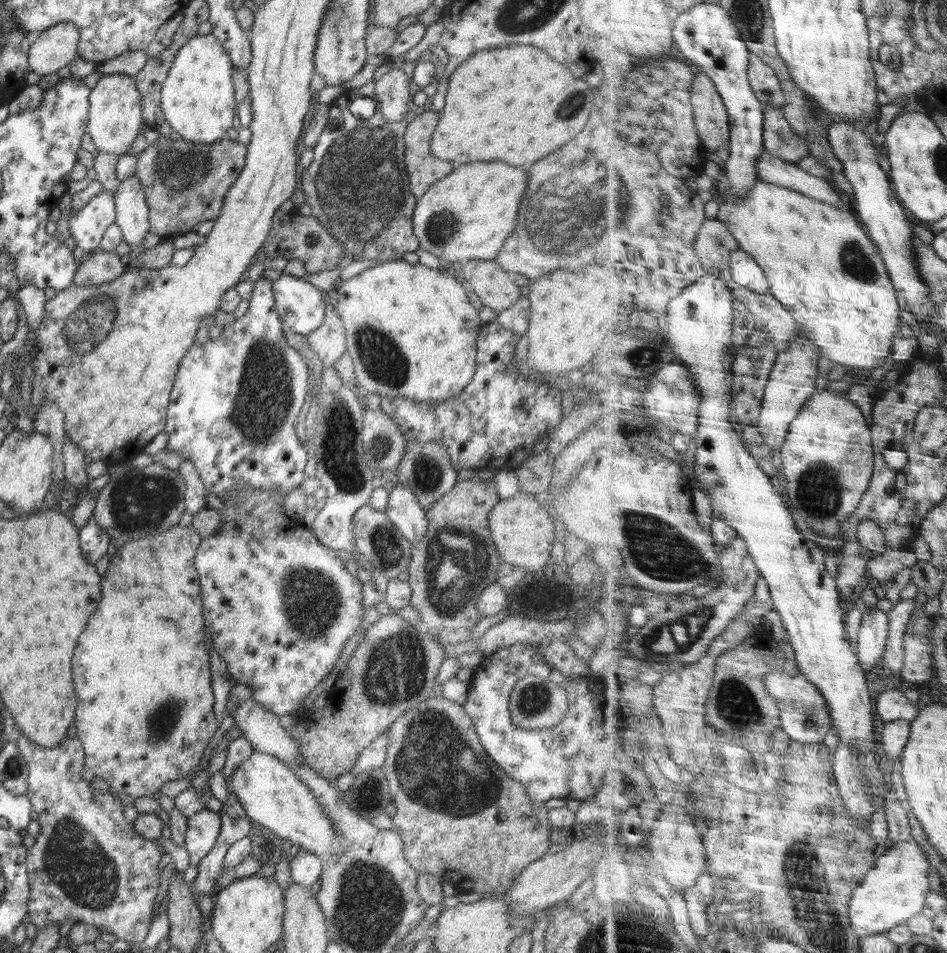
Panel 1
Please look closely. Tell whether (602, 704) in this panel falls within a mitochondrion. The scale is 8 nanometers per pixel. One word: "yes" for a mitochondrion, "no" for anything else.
no

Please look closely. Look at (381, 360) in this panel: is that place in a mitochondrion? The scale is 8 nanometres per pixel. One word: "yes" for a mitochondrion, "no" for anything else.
yes

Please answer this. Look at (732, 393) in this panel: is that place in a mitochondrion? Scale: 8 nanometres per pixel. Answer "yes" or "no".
no

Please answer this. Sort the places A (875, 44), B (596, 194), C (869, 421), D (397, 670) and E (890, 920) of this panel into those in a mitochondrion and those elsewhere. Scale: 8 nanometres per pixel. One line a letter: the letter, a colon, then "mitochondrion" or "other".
A: other
B: mitochondrion
C: other
D: mitochondrion
E: other

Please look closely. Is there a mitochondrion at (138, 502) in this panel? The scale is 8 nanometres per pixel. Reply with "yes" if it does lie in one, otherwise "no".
yes

